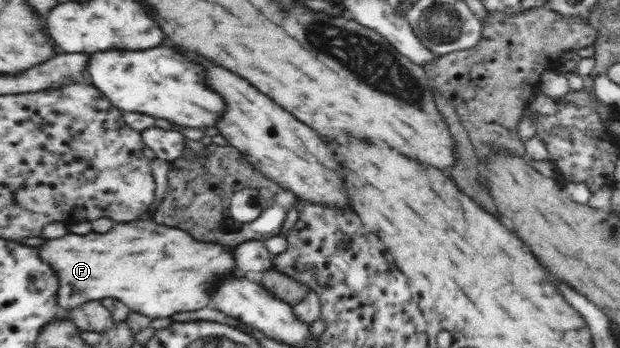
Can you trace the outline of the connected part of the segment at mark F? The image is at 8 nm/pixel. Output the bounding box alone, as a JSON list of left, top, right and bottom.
[35,219,240,319]

